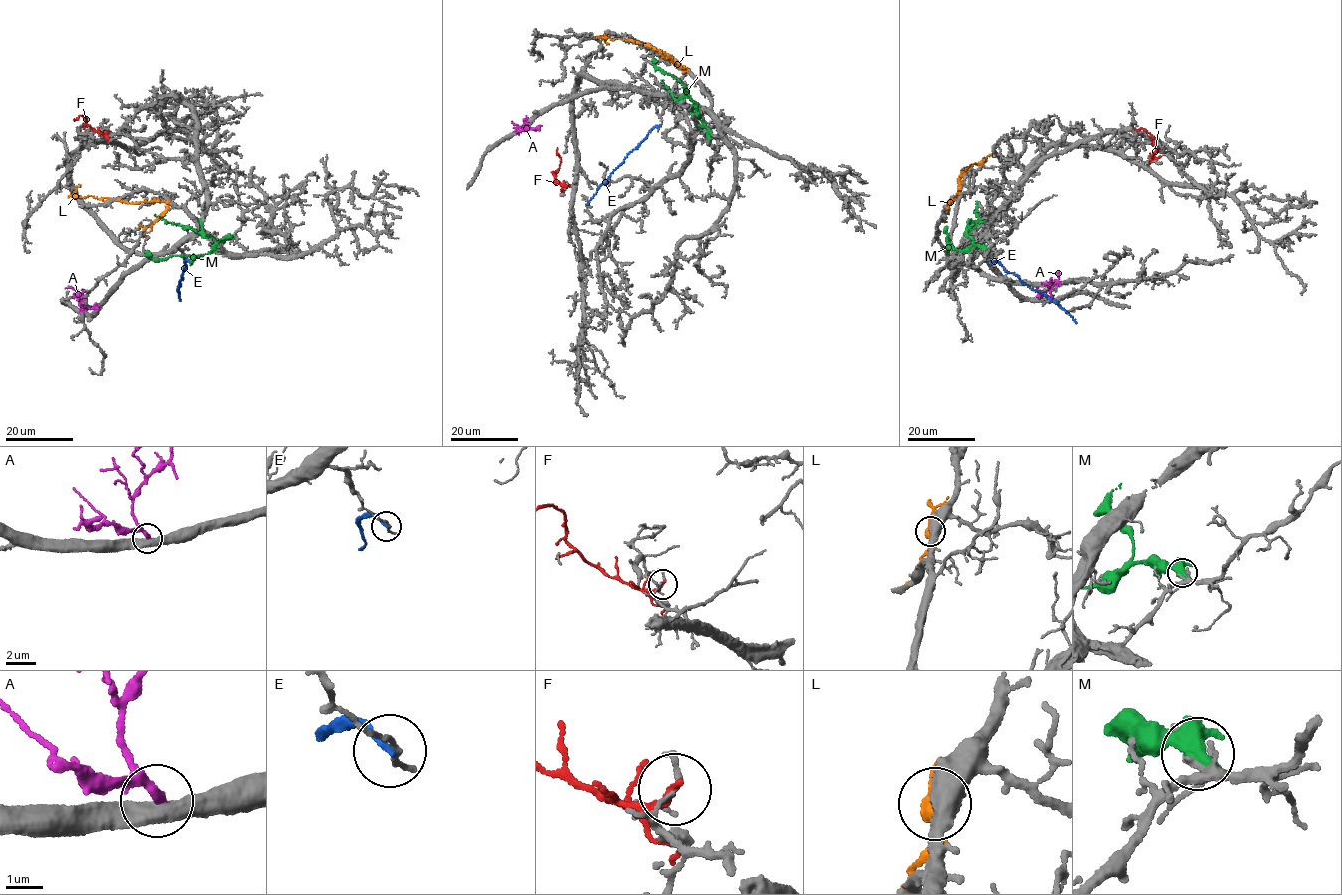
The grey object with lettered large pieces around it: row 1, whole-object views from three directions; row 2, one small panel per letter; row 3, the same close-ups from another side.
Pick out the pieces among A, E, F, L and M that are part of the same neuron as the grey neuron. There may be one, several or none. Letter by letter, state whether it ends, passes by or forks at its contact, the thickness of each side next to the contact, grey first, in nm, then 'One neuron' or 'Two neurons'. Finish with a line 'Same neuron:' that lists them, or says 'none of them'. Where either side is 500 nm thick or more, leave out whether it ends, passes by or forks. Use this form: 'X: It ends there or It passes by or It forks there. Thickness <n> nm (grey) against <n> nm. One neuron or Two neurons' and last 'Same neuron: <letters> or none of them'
A: Thickness 550 nm (grey) against 280 nm. Two neurons
E: It ends there. Thickness 100 nm (grey) against 160 nm. Two neurons
F: It ends there. Thickness 110 nm (grey) against 200 nm. Two neurons
L: Thickness 550 nm (grey) against 360 nm. Two neurons
M: It passes by. Thickness 150 nm (grey) against 440 nm. Two neurons
Same neuron: none of them

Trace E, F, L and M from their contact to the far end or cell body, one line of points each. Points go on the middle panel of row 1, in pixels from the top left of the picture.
E: (660, 125), (650, 129), (586, 203)
F: (569, 186), (556, 182), (554, 176), (560, 166), (557, 147)
L: (688, 69), (666, 54), (638, 41), (603, 37), (608, 44)
M: (708, 134), (687, 91), (676, 78), (654, 66), (653, 58)

